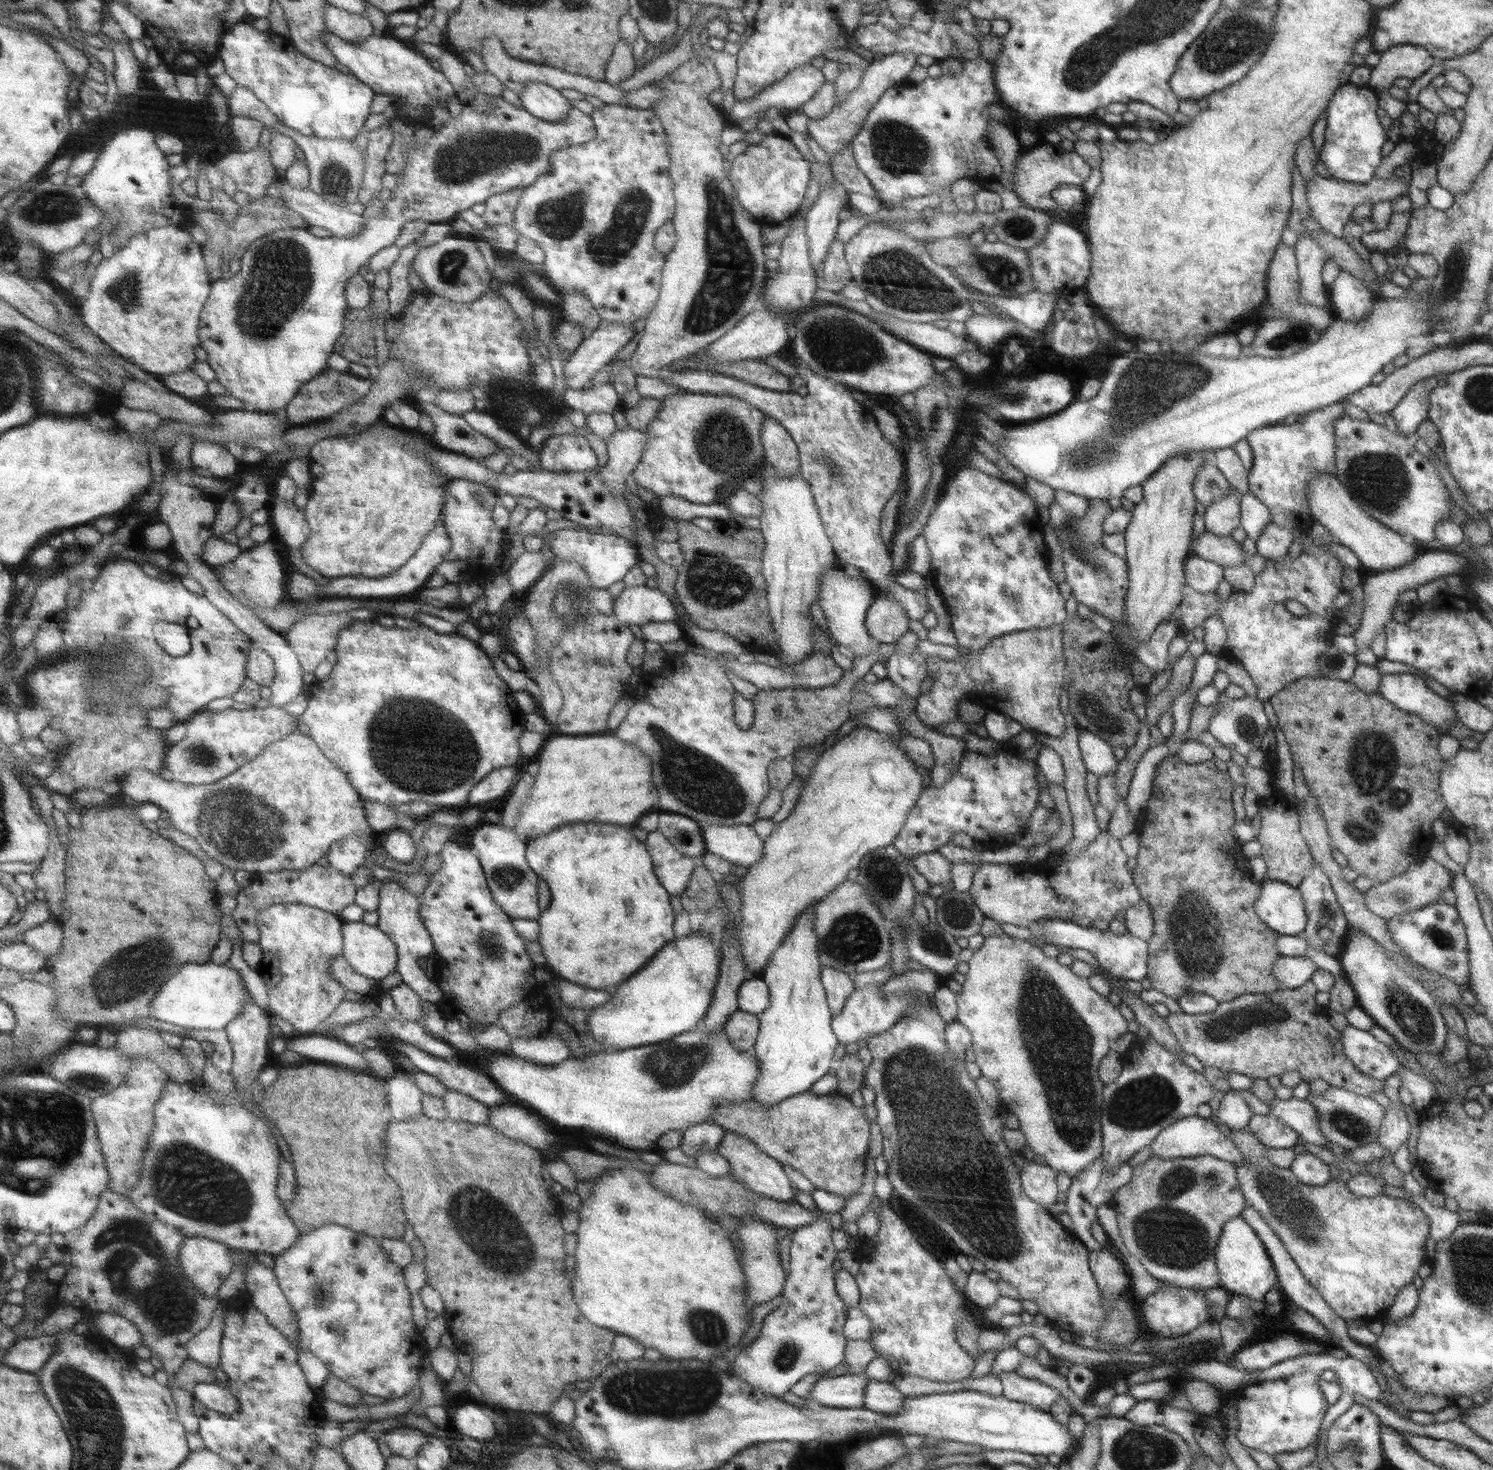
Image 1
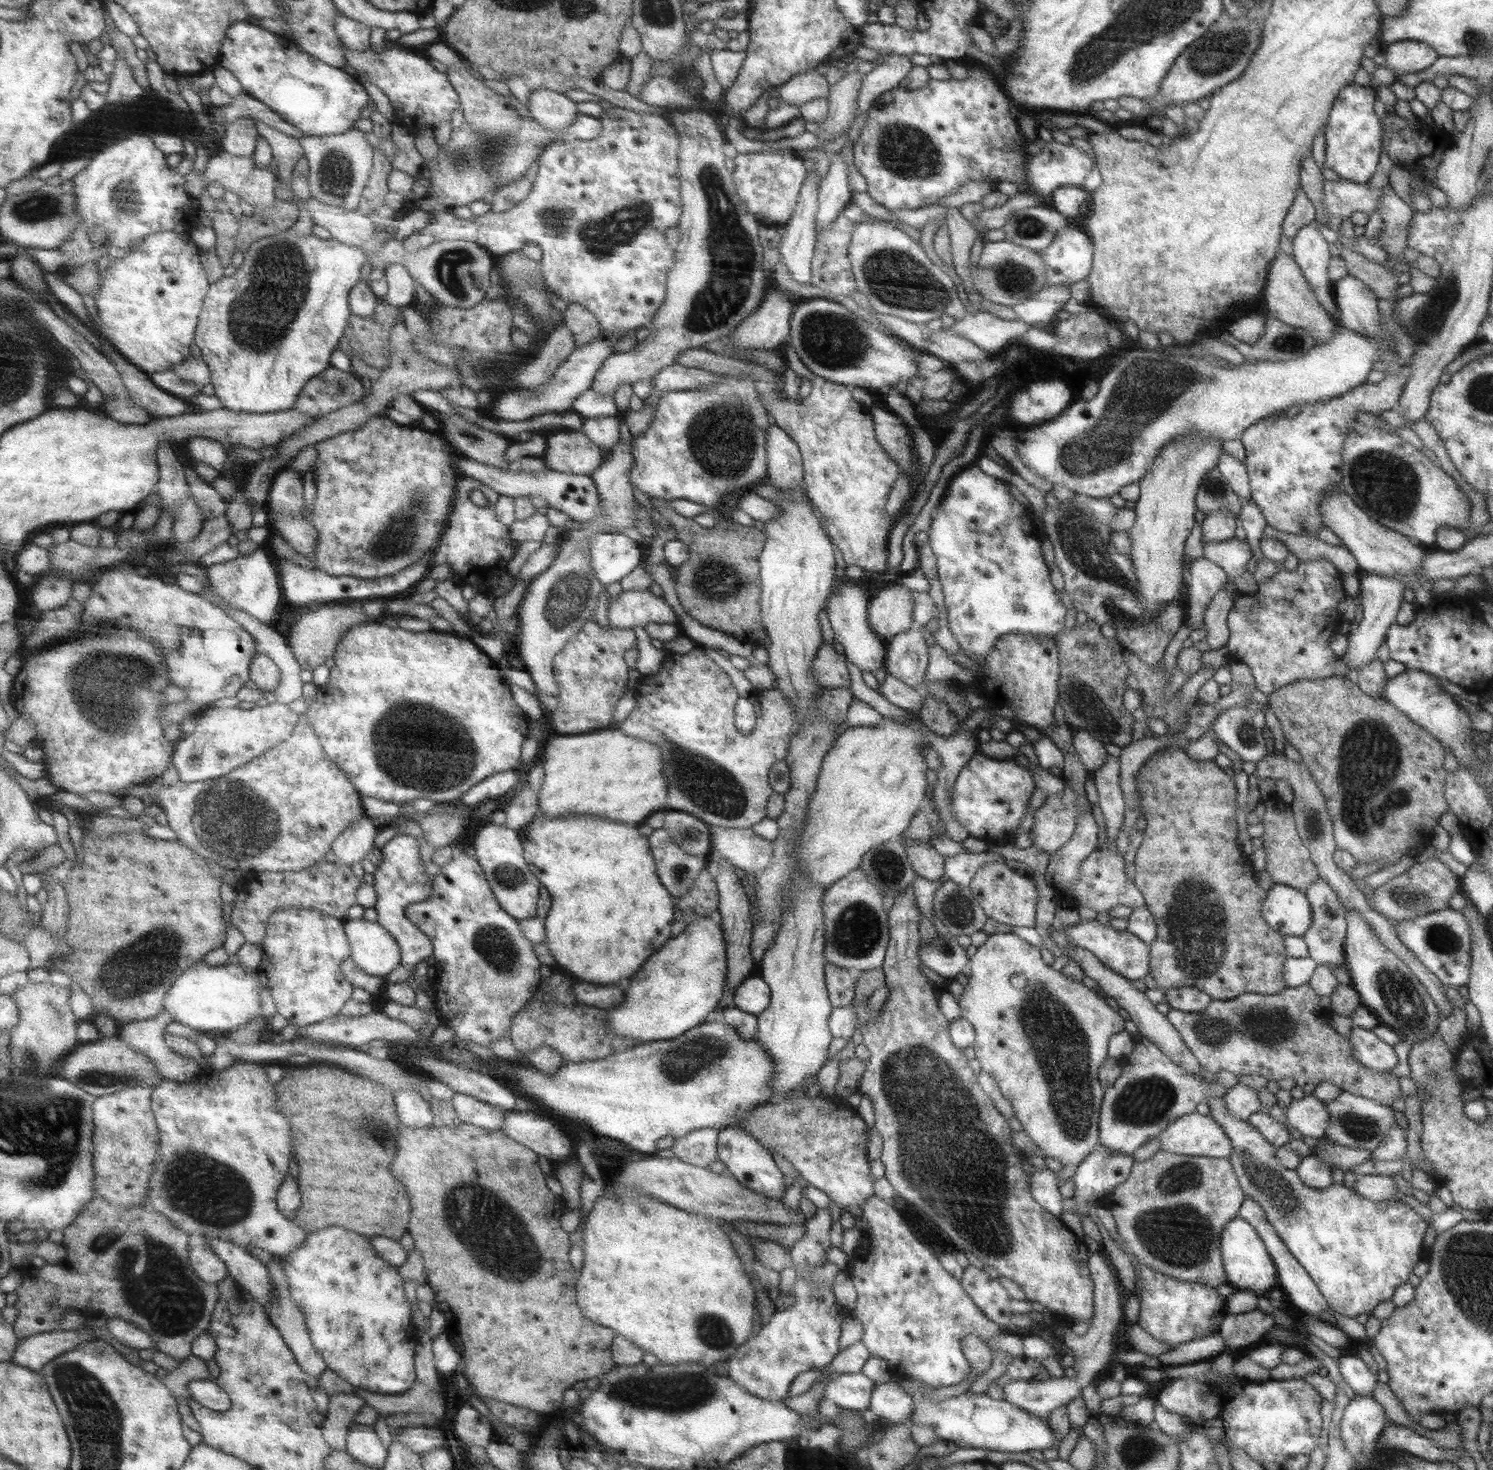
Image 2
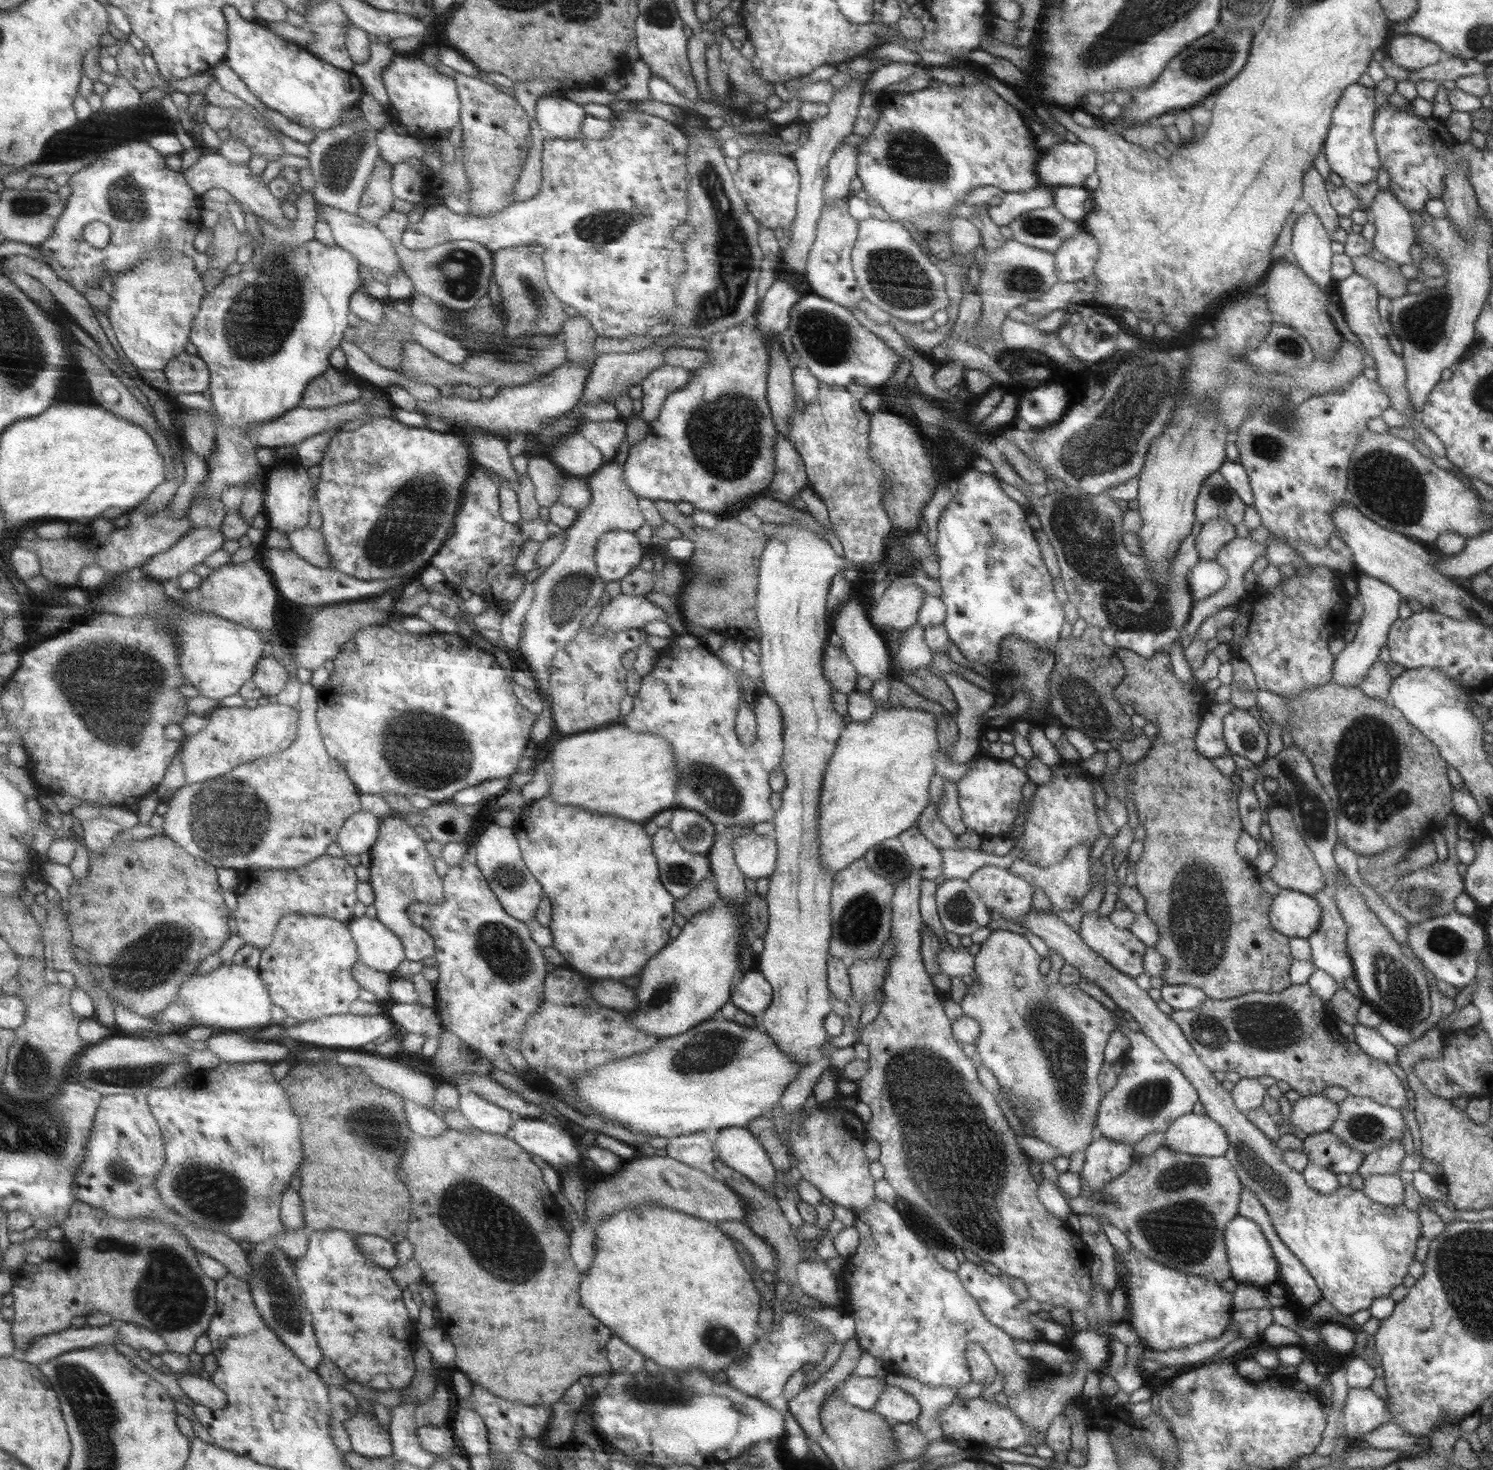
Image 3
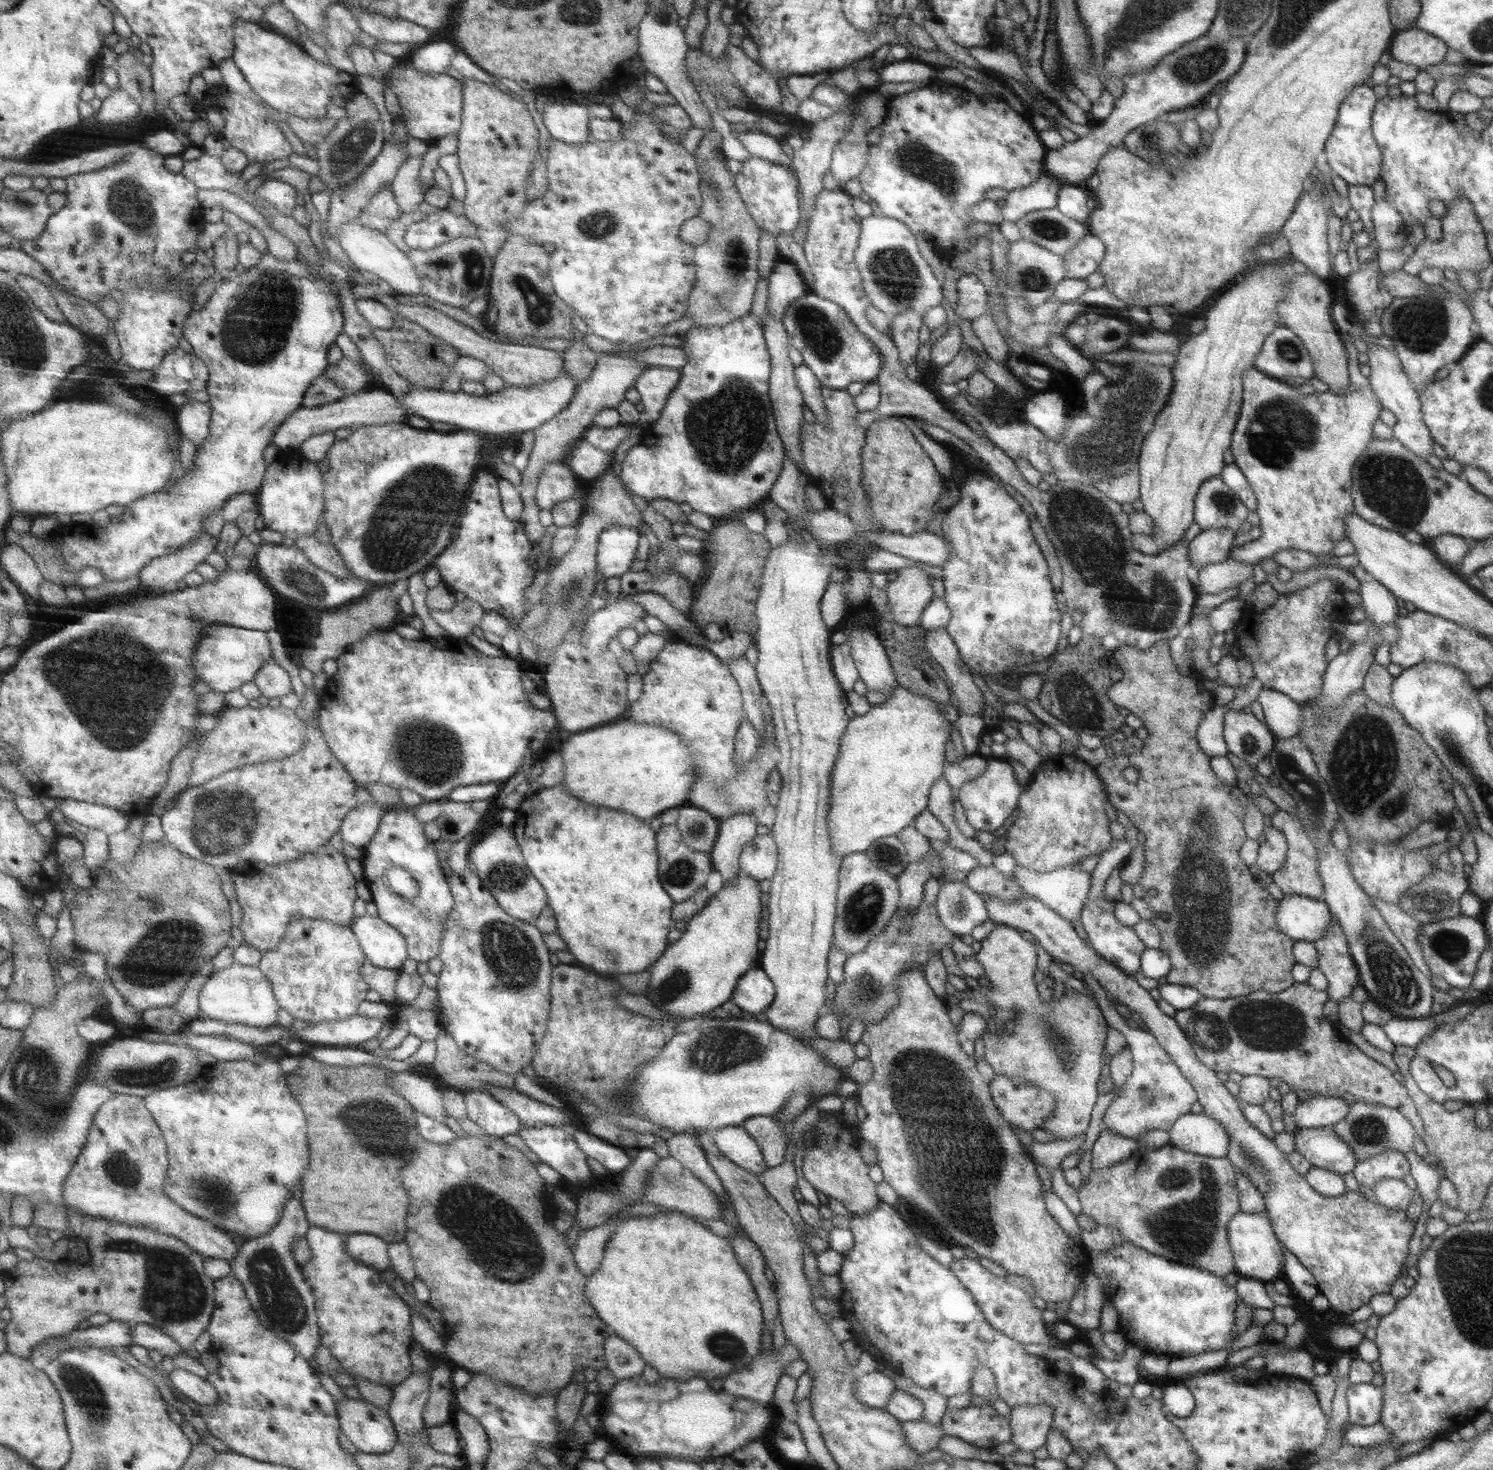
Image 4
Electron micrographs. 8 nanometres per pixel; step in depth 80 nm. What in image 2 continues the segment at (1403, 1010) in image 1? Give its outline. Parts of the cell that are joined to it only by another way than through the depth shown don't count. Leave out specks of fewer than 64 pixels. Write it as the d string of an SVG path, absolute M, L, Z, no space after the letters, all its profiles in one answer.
M1352 910L1348 911L1345 917L1347 923L1345 966L1362 1004L1370 1008L1380 1022L1400 1033L1404 1040L1412 1035L1416 1036L1414 1044L1430 1040L1430 1037L1438 1031L1437 1022L1443 1017L1438 1015L1437 1005L1426 987L1401 958L1380 942L1366 917Z

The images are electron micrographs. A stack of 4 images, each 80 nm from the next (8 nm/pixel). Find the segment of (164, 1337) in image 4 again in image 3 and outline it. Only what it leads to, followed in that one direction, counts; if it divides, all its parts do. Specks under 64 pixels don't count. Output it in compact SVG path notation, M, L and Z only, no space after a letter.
M116 1322L119 1324L124 1335L124 1342L134 1346L138 1351L148 1349L152 1354L162 1355L165 1352L171 1352L168 1342L162 1338L162 1335L147 1326L138 1323Z

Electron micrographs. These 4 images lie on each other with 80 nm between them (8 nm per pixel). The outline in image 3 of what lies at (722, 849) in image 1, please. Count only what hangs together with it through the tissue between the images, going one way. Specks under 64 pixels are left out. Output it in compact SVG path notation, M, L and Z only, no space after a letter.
M755 831L741 834L733 840L734 860L739 870L756 881L769 879L777 868L777 840Z

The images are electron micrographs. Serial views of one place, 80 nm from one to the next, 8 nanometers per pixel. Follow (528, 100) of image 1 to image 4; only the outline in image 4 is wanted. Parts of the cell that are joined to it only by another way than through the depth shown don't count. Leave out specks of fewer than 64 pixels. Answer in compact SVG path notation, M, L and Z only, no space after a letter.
M551 102L544 109L543 122L552 137L570 145L589 142L590 110L580 103Z

